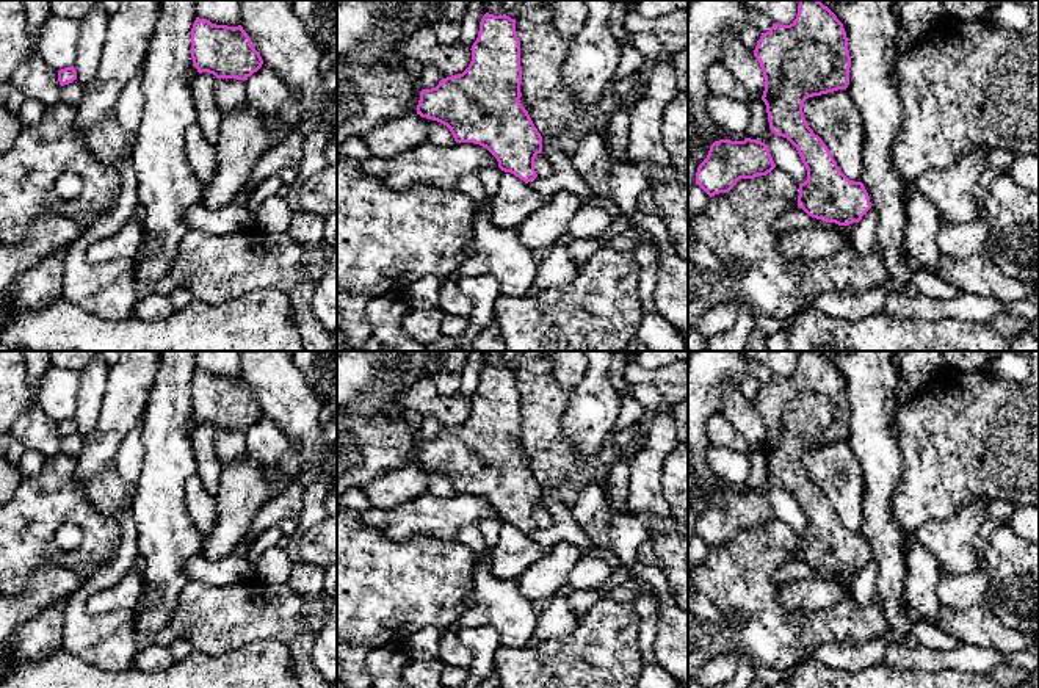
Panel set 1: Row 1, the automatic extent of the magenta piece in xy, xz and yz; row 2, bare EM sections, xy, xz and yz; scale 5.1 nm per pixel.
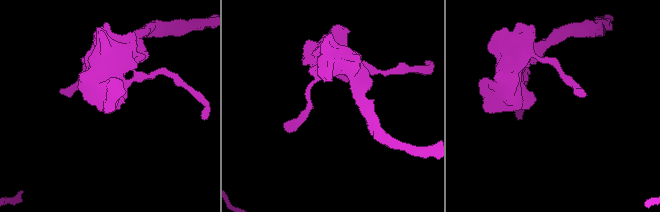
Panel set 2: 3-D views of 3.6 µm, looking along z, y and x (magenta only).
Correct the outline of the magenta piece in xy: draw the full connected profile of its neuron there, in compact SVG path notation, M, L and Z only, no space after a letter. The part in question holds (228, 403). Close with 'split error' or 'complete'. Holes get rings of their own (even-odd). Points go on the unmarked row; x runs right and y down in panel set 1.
M199 368L191 379L191 409L199 425L243 433L263 415L241 376L216 376Z | complete

